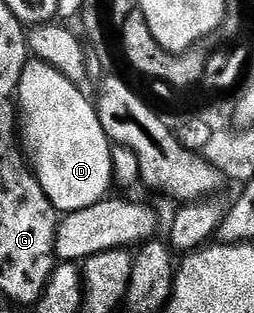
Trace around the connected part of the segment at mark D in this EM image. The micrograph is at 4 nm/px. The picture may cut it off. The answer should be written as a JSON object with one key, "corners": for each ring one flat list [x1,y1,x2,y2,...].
{"corners":[[28,60,21,71,19,92,17,94,17,133,21,138,25,156,35,177,41,183,41,191,49,195,49,203,66,215,93,207,104,200,113,189,113,170,111,168,111,146,107,133,101,127,98,108,82,93,76,82,65,79,61,71,49,67,43,61]]}

